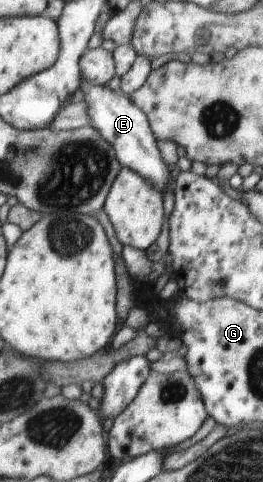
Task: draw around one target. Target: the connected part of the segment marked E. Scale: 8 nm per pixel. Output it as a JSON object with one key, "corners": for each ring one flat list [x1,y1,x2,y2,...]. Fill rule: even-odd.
{"corners":[[81,77,80,89,84,93,84,101,90,117,89,125,102,135,102,139,106,139,112,145,121,167,136,171,160,193,174,186,175,169,164,163,146,114,130,101,129,96,120,90,112,91,107,85,94,85,84,77]]}

